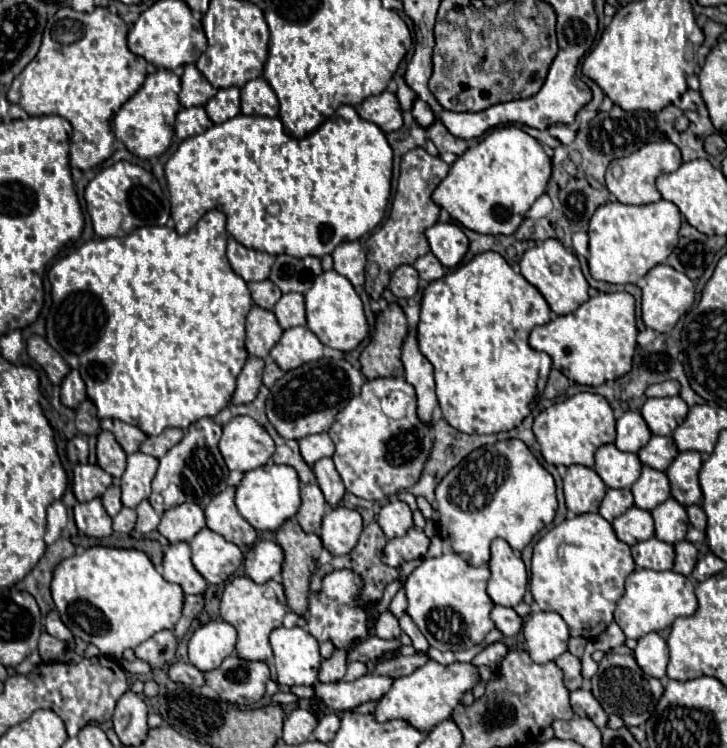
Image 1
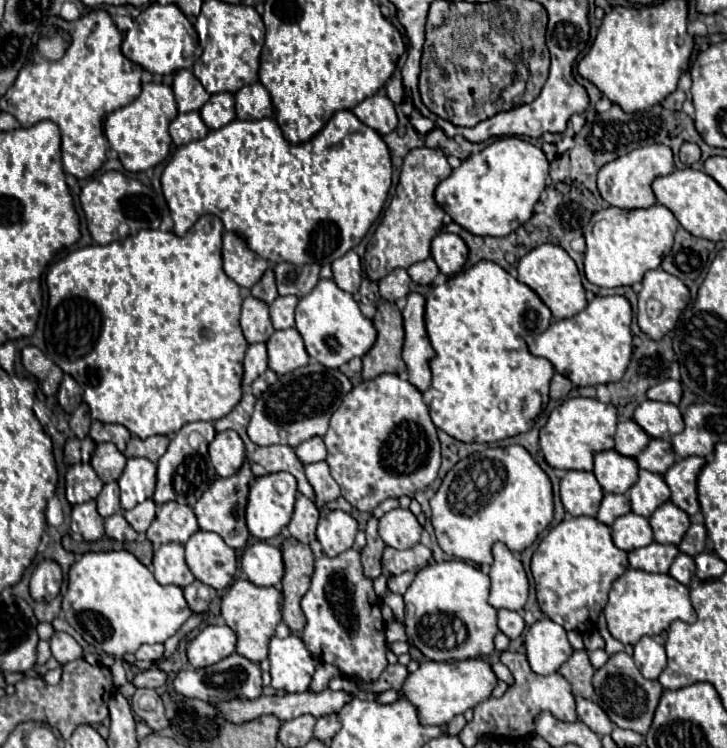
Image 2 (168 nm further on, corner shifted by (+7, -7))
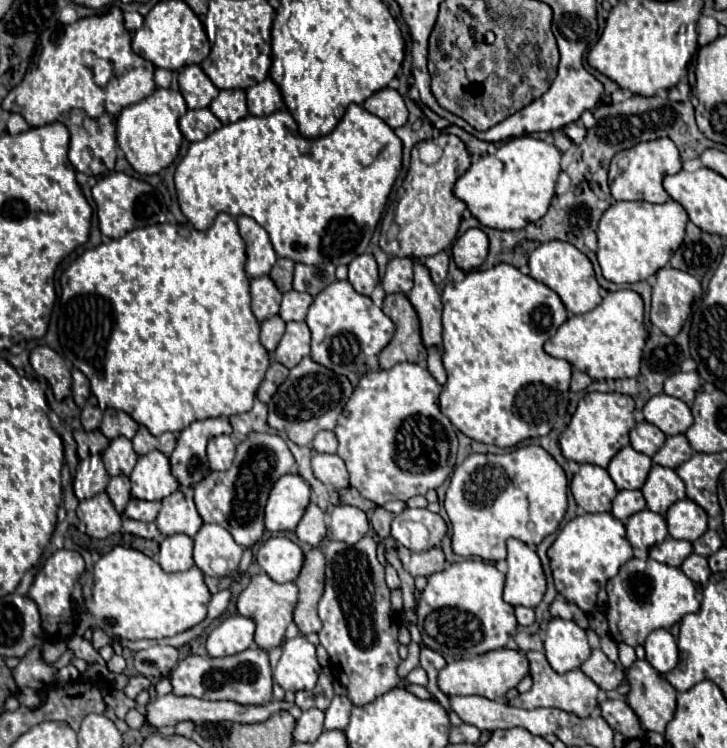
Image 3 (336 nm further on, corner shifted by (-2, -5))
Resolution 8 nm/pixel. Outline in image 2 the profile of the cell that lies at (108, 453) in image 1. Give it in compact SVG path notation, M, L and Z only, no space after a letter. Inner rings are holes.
M99 443L91 457L91 467L103 483L117 481L125 469L125 463L125 455L113 443Z

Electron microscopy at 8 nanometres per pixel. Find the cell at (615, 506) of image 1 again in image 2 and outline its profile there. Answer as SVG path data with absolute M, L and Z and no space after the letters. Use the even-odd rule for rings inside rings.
M605 493L597 519L605 525L611 525L617 517L627 515L631 511L631 503L627 499L627 495L615 495L615 493Z

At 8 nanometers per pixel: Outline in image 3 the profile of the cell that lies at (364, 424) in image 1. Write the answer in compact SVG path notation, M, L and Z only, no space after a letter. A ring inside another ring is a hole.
M400 363L386 371L366 373L360 379L338 417L334 433L338 437L338 457L346 463L350 473L350 487L358 489L362 497L376 505L386 505L394 499L408 501L414 495L426 495L430 489L440 487L452 473L458 439L454 425L438 409L440 391L442 385L434 381L428 369L422 369L416 363Z

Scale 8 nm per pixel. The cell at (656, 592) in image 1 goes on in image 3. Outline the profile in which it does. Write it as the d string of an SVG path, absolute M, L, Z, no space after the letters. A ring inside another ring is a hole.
M632 559L620 567L618 575L606 585L608 591L608 625L610 635L616 641L624 641L630 647L644 645L648 633L654 629L670 629L680 623L688 613L700 611L700 601L694 583L678 567L660 565L658 561Z

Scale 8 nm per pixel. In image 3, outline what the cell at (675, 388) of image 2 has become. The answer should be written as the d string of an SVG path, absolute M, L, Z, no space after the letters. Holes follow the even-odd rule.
M696 371L692 373L674 373L664 381L664 393L676 399L682 399L684 403L692 403L696 397L696 391L700 391L700 377Z

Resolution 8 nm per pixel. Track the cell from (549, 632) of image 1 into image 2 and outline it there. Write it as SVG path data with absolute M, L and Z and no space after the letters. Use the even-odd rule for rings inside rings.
M549 617L533 623L525 631L527 659L535 673L551 675L573 655L567 631Z

